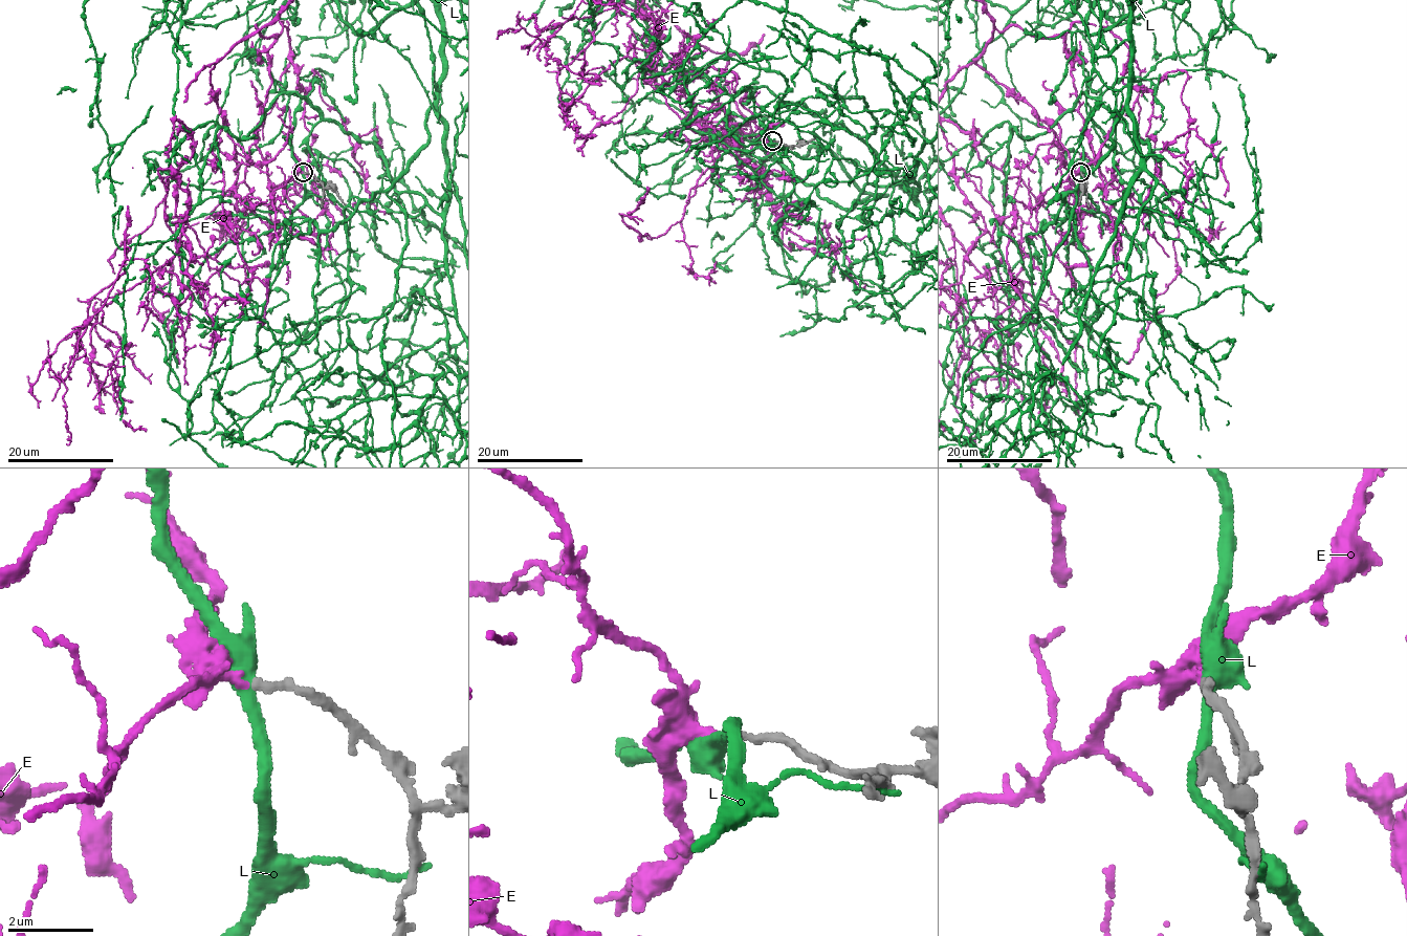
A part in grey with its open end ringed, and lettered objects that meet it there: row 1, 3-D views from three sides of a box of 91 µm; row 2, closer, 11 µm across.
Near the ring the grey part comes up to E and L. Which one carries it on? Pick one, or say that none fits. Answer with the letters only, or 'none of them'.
E

